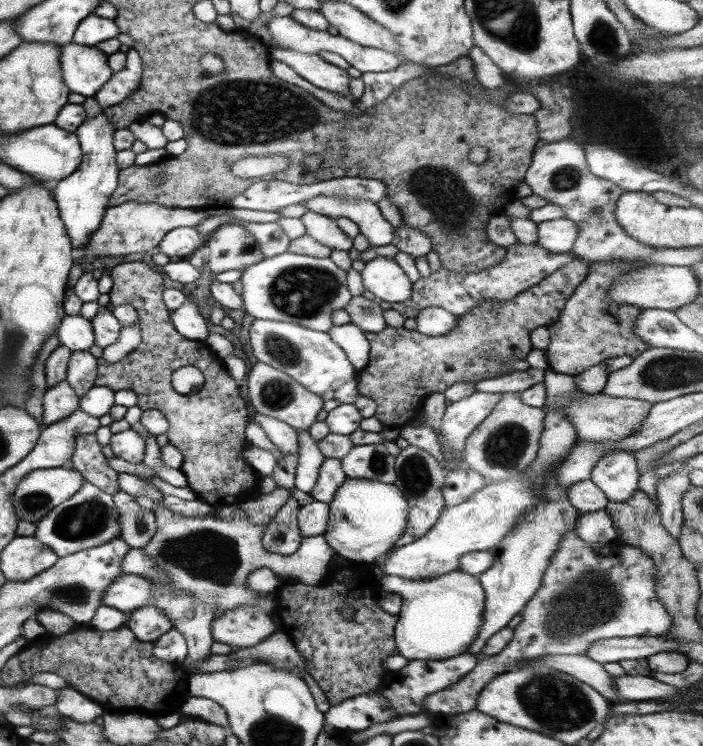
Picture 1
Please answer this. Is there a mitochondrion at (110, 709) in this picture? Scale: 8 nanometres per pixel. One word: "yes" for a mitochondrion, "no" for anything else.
no

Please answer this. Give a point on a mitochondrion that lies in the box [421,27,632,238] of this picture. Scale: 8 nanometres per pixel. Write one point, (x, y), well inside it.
(567, 177)

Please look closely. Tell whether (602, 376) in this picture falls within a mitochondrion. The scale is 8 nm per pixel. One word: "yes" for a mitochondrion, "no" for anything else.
no

